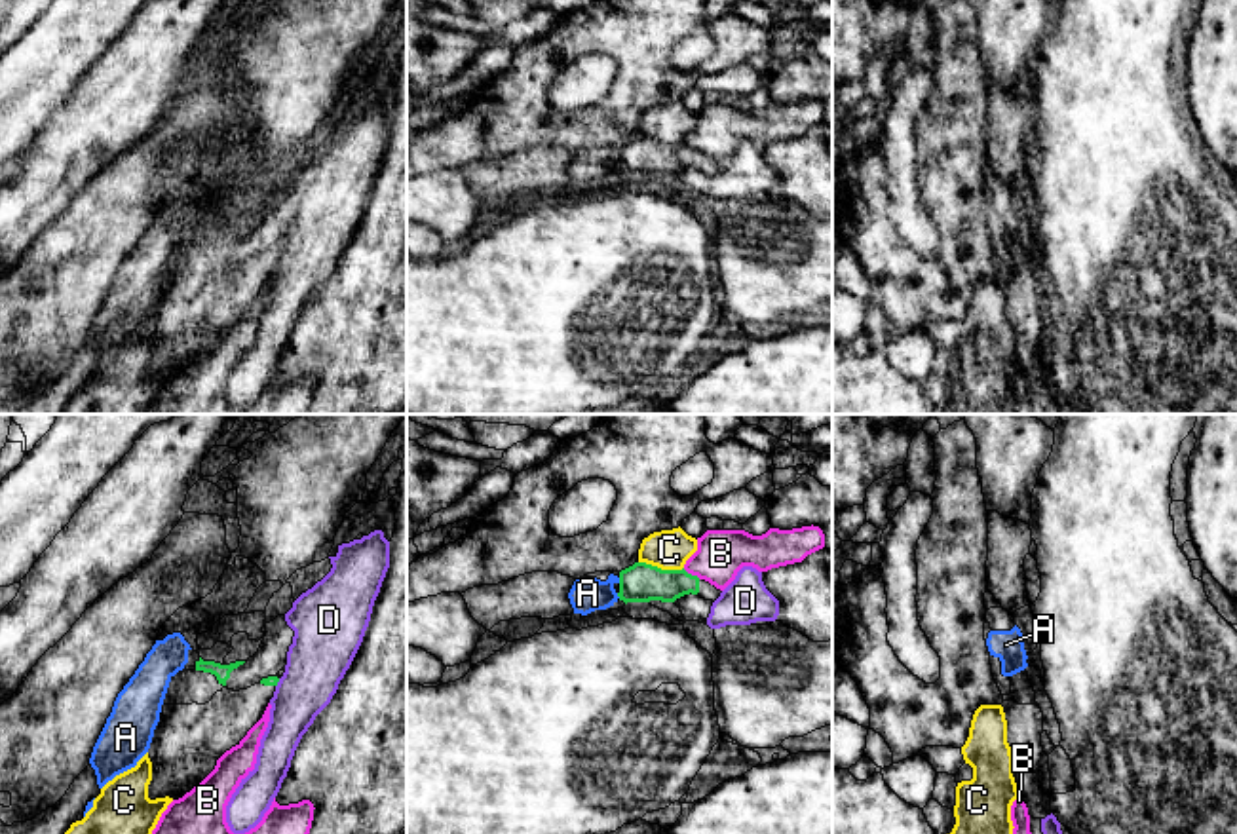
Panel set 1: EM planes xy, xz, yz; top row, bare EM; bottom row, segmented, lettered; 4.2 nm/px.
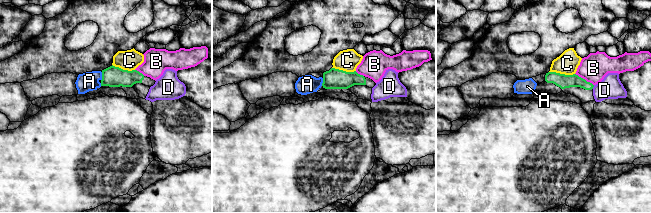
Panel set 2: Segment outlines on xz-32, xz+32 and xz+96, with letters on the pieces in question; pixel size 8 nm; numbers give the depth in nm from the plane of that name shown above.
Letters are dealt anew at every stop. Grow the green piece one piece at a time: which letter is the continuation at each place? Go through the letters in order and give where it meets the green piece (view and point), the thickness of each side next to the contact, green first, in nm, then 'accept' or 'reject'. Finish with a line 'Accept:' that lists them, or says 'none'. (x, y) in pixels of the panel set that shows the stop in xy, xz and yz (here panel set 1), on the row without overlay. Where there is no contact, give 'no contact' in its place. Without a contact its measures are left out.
A: contact xz (620, 154); calibres 160 and 140 nm; reject
B: contact xz (690, 149); calibres 160 and 200 nm; reject
C: contact xz (660, 143); calibres 160 and 170 nm; reject
D: contact xy (278, 255); calibres 50 and 280 nm; reject
Accept: none

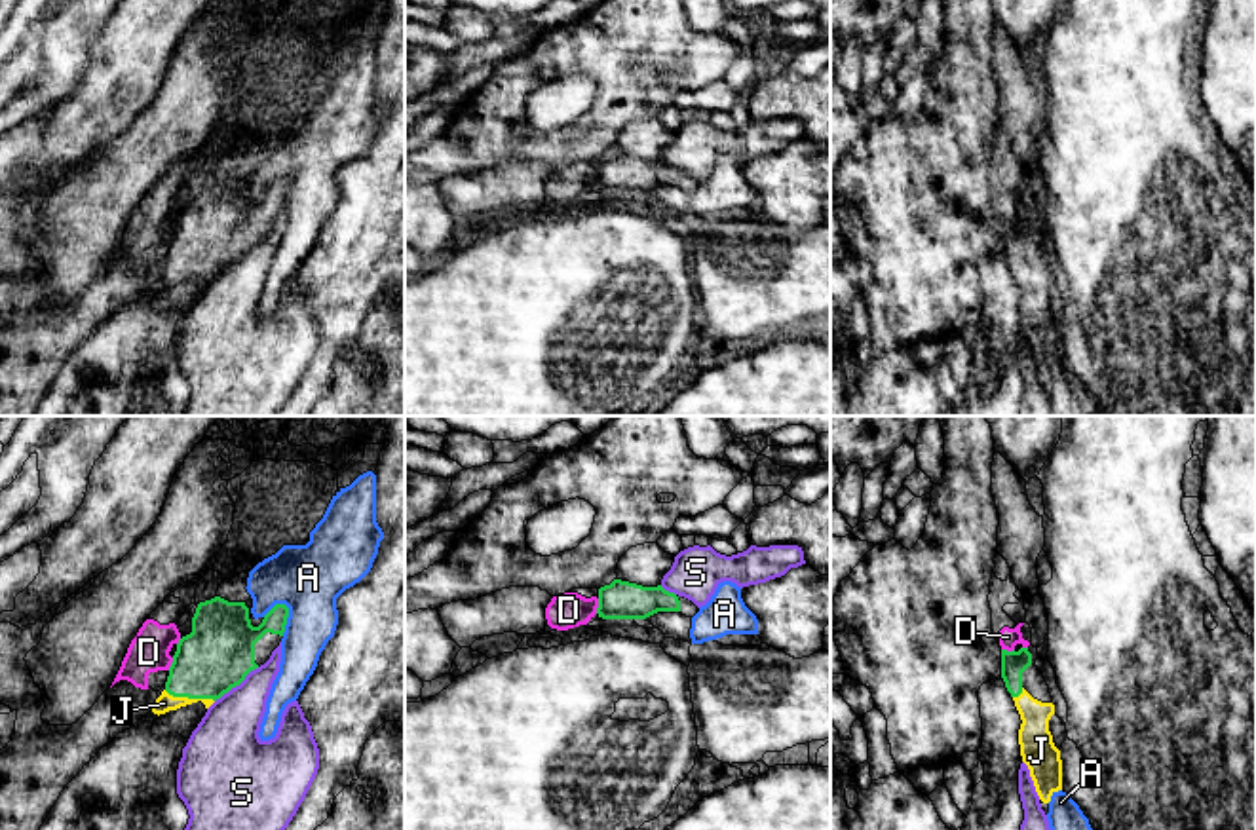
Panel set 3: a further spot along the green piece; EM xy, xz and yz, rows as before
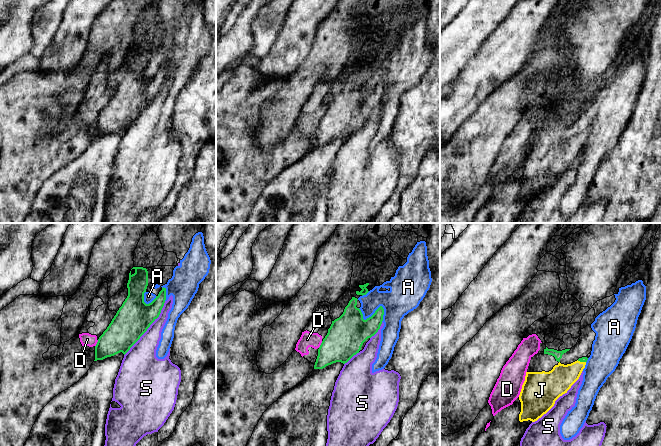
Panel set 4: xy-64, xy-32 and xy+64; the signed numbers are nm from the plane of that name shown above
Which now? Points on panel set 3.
A: contact xy (287, 190); calibres 200 and 280 nm; reject
D: contact xz (599, 181); calibres 160 and 150 nm; reject
J: contact xy (189, 272); calibres 300 and 80 nm; accept
S: contact xy (236, 259); calibres 300 and 280 nm; reject
Accept: J

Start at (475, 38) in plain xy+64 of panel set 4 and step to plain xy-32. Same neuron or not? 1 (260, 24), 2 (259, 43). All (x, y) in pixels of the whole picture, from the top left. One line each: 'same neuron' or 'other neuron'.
1: same neuron
2: same neuron

